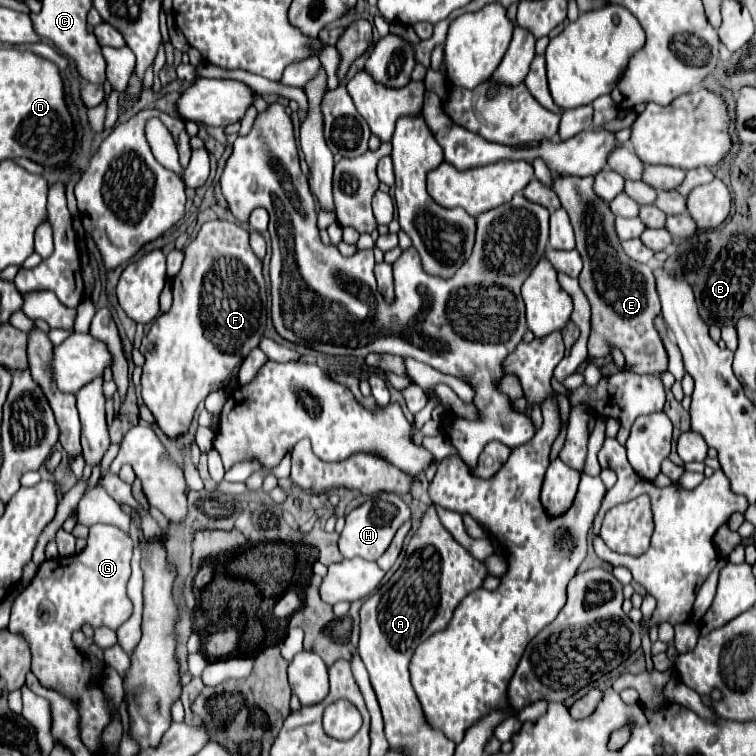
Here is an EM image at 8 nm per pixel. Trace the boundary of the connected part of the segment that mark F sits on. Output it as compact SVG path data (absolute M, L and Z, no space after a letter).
M208 221L198 231L196 239L186 247L182 271L172 279L174 303L168 313L162 313L150 333L142 339L140 351L146 357L142 373L142 399L156 417L158 427L176 437L190 427L194 411L208 393L224 389L230 377L238 375L242 359L258 347L266 329L266 285L262 277L262 261L254 255L248 243L248 229L228 221Z

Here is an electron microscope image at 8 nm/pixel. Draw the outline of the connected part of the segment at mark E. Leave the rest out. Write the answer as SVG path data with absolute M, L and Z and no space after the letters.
M554 177L554 187L552 187L560 199L560 205L570 215L574 237L576 237L576 249L584 261L582 273L578 275L578 283L592 307L592 333L588 339L588 353L592 357L606 359L610 357L610 345L616 345L624 353L626 363L632 367L634 373L660 375L668 369L668 355L658 335L658 329L654 325L654 319L660 315L660 299L656 293L654 275L648 265L640 265L632 259L626 259L626 253L622 251L620 239L616 237L616 231L614 231L614 215L608 203L602 201L598 195L594 195L592 183L594 183L594 177Z

